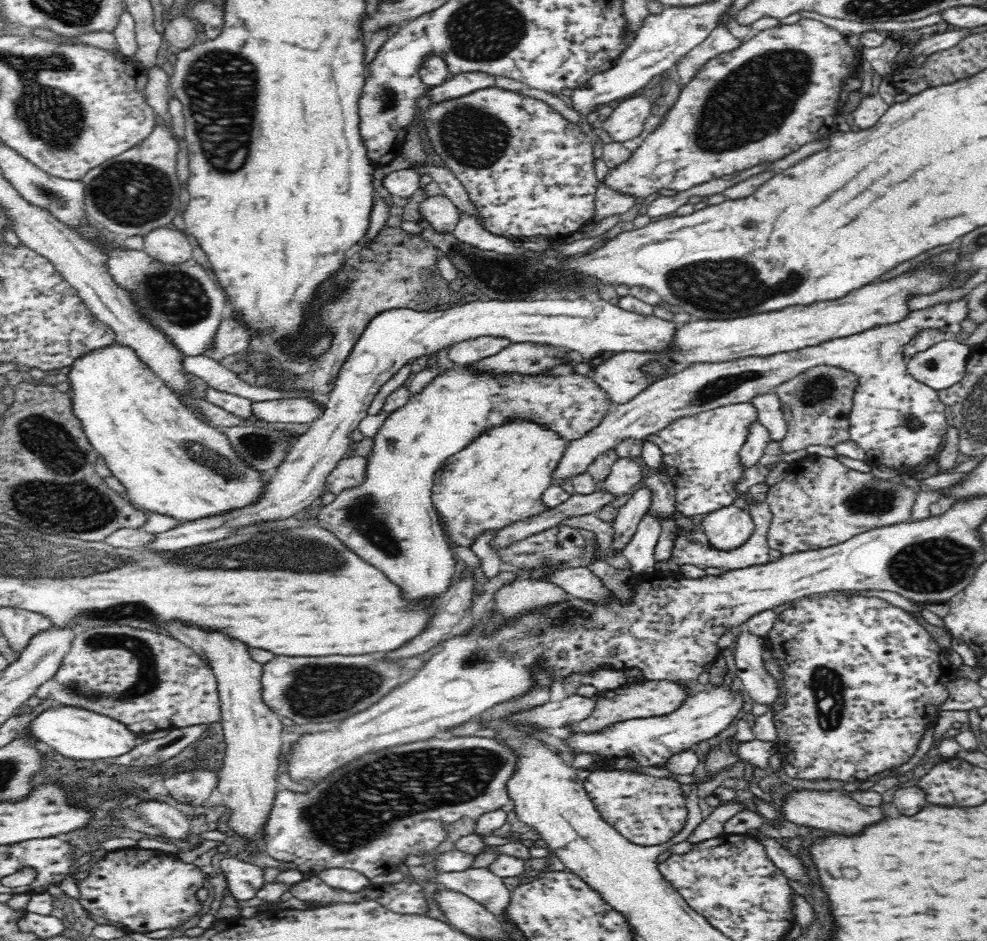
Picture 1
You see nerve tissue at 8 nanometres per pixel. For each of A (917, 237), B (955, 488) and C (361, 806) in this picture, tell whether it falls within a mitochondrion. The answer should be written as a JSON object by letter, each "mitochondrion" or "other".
{"A":"other","B":"other","C":"mitochondrion"}

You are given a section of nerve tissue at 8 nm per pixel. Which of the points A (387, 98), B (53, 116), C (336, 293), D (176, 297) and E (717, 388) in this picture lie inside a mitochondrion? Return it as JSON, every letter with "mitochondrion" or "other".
{"A":"mitochondrion","B":"mitochondrion","C":"mitochondrion","D":"mitochondrion","E":"mitochondrion"}

